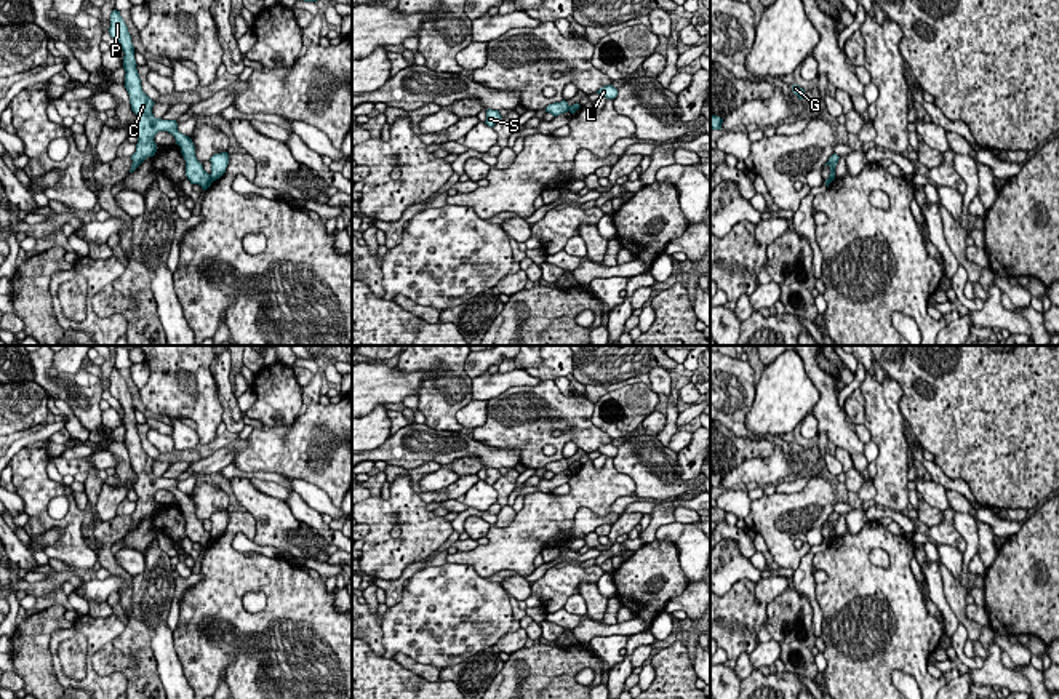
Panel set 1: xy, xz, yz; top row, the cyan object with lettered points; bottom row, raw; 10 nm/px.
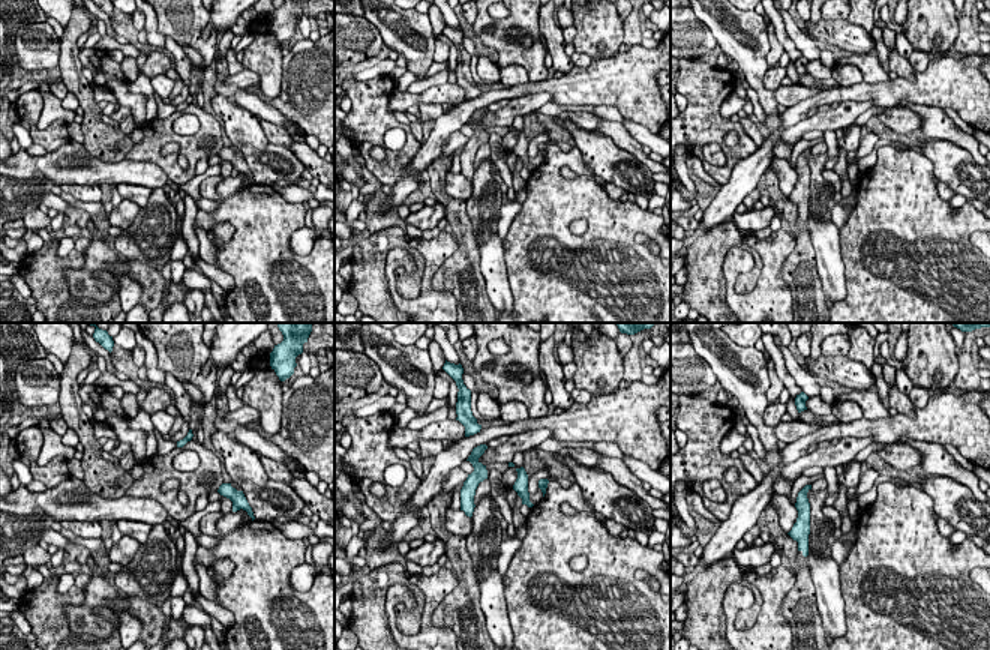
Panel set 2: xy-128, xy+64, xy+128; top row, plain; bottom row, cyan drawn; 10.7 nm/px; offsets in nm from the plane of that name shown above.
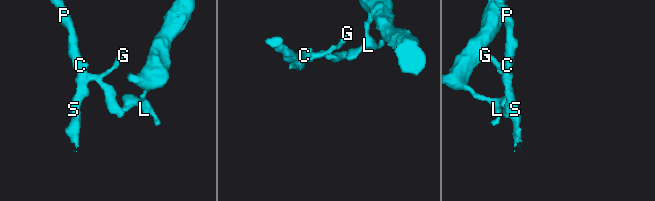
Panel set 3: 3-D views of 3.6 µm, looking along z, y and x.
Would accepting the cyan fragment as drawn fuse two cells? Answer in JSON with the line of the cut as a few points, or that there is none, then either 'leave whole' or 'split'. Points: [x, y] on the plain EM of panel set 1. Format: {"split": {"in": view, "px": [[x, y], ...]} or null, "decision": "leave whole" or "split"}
{"split": {"in": "xy", "px": [[208, 533], [213, 538]]}, "decision": "split"}

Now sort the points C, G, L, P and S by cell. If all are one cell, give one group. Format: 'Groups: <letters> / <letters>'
Groups: C G P S / L

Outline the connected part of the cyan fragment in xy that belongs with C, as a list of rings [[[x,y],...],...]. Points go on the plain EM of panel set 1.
[[[114,368],[110,371],[109,392],[117,398],[125,411],[123,427],[125,427],[125,446],[130,453],[131,469],[138,475],[138,481],[133,486],[138,494],[136,510],[131,513],[133,523],[130,531],[133,531],[147,515],[154,515],[157,510],[157,502],[154,499],[158,489],[168,489],[174,494],[176,502],[181,505],[181,512],[186,518],[186,534],[190,542],[198,542],[206,549],[213,537],[203,528],[203,523],[195,515],[195,504],[192,497],[178,489],[176,478],[155,477],[152,472],[154,459],[142,449],[141,437],[136,427],[134,405],[131,401],[131,393],[128,385],[120,374],[120,369]]]

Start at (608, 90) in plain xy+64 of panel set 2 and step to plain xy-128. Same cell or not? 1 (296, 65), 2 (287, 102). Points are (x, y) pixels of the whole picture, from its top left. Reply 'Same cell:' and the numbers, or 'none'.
Same cell: 1, 2

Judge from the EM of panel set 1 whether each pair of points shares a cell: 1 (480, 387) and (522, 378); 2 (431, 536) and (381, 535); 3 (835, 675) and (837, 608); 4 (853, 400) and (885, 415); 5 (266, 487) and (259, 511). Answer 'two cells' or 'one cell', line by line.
1: one cell
2: one cell
3: one cell
4: two cells
5: two cells

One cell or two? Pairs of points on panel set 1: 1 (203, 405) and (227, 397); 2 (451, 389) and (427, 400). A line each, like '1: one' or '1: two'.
1: two
2: two

